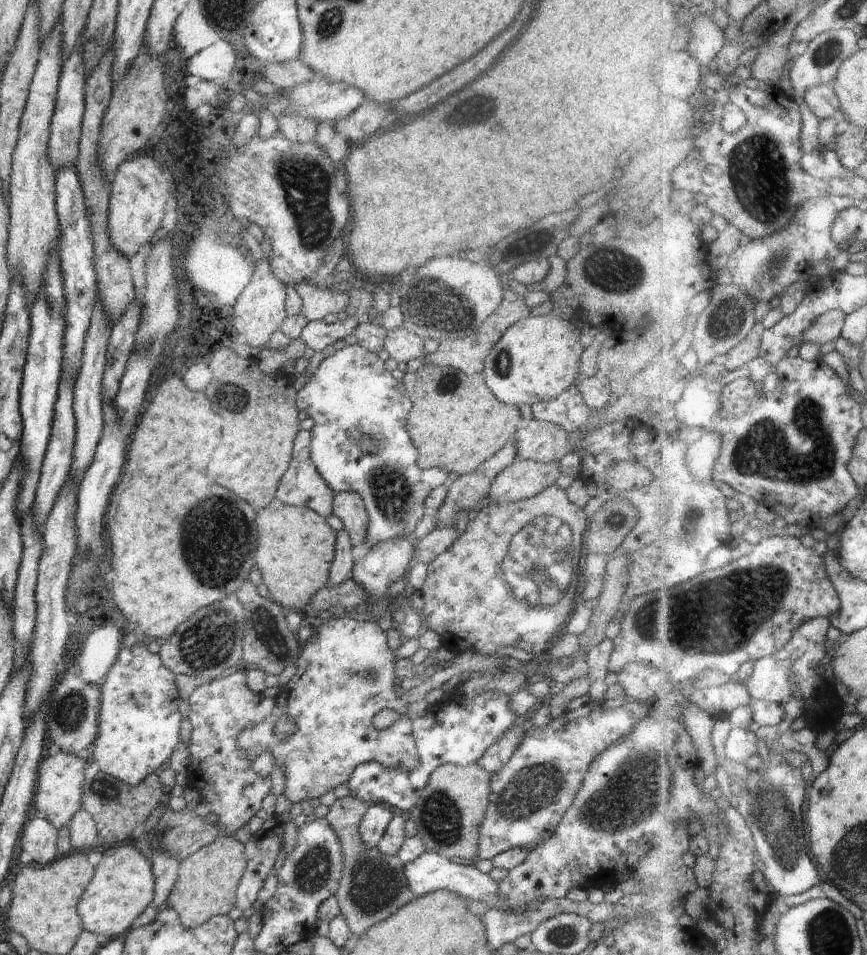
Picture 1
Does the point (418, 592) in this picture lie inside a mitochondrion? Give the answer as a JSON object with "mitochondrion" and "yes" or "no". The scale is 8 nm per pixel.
{"mitochondrion":"no"}

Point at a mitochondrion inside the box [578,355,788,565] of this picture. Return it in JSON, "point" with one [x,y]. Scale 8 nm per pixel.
{"point":[693,514]}

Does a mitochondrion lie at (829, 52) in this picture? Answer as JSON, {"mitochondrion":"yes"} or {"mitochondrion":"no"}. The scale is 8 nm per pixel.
{"mitochondrion":"yes"}

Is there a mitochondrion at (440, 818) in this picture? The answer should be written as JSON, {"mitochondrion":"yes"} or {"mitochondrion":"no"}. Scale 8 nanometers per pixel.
{"mitochondrion":"yes"}

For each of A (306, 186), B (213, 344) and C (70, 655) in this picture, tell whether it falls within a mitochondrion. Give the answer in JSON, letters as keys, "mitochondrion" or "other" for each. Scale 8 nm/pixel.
{"A":"mitochondrion","B":"other","C":"other"}

